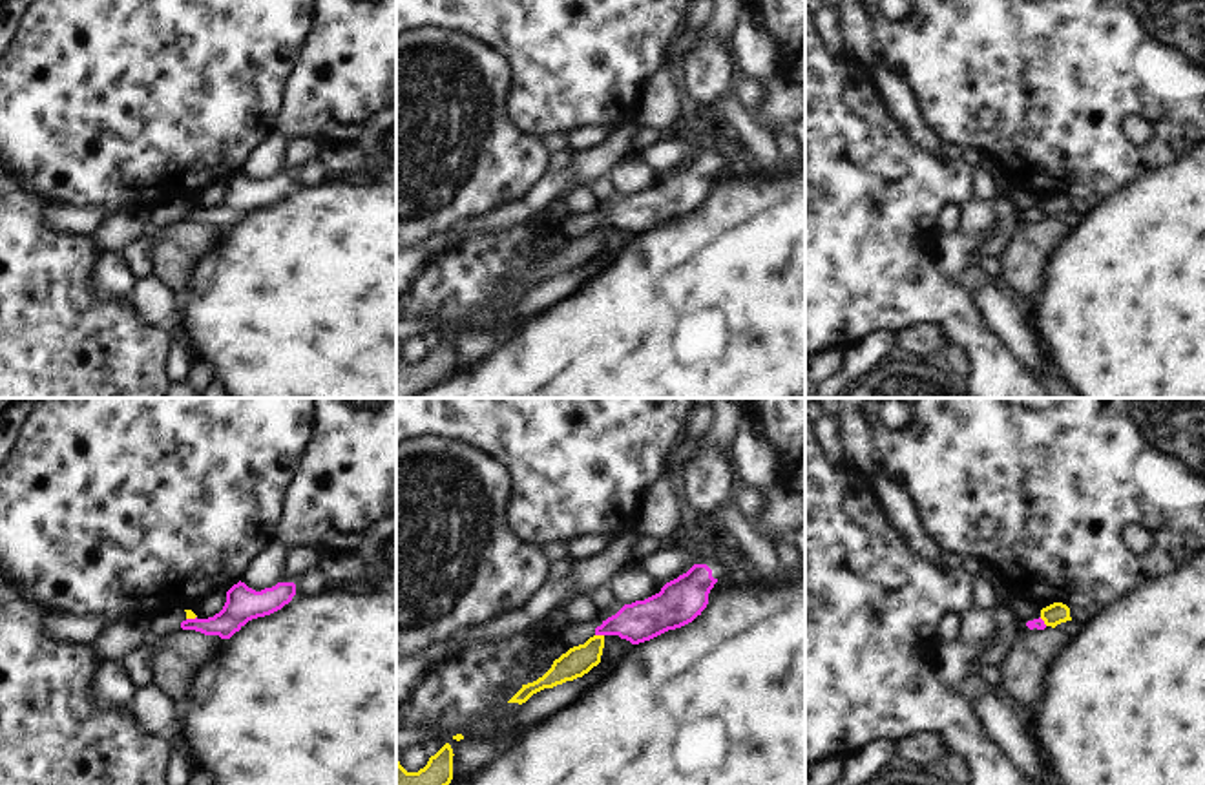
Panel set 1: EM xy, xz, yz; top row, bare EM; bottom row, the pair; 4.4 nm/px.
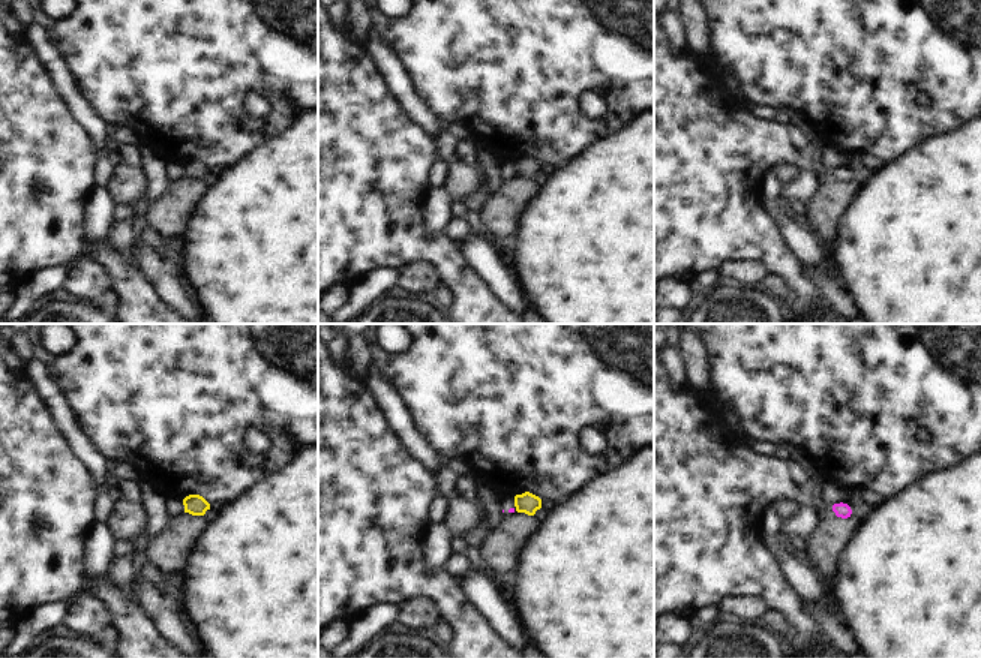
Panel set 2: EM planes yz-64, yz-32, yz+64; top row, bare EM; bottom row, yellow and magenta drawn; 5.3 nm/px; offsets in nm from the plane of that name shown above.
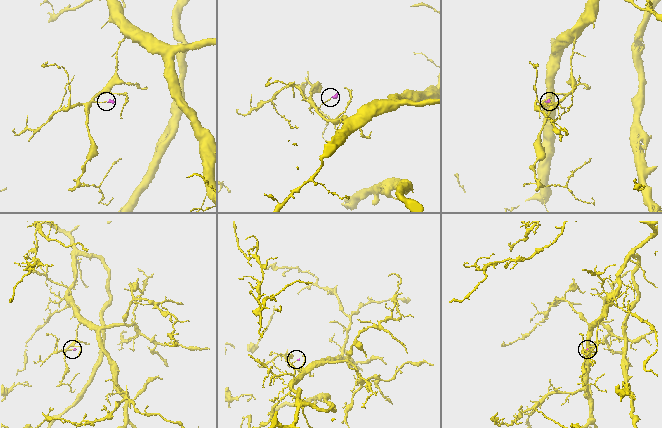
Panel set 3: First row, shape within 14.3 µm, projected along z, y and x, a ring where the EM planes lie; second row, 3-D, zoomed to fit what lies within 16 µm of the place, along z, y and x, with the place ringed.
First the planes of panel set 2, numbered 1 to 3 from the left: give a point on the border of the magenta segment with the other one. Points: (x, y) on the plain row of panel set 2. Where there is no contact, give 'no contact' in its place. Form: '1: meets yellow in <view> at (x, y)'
1: no contact
2: no contact
3: no contact

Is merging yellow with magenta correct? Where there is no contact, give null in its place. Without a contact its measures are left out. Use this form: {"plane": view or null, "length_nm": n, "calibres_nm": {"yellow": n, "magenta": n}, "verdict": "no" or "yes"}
{"plane": "xz", "length_nm": 40, "calibres_nm": {"yellow": 130, "magenta": 180}, "verdict": "no"}

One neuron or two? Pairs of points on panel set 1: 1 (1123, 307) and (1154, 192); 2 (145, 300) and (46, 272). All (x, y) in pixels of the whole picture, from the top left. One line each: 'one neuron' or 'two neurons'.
1: one neuron
2: two neurons

